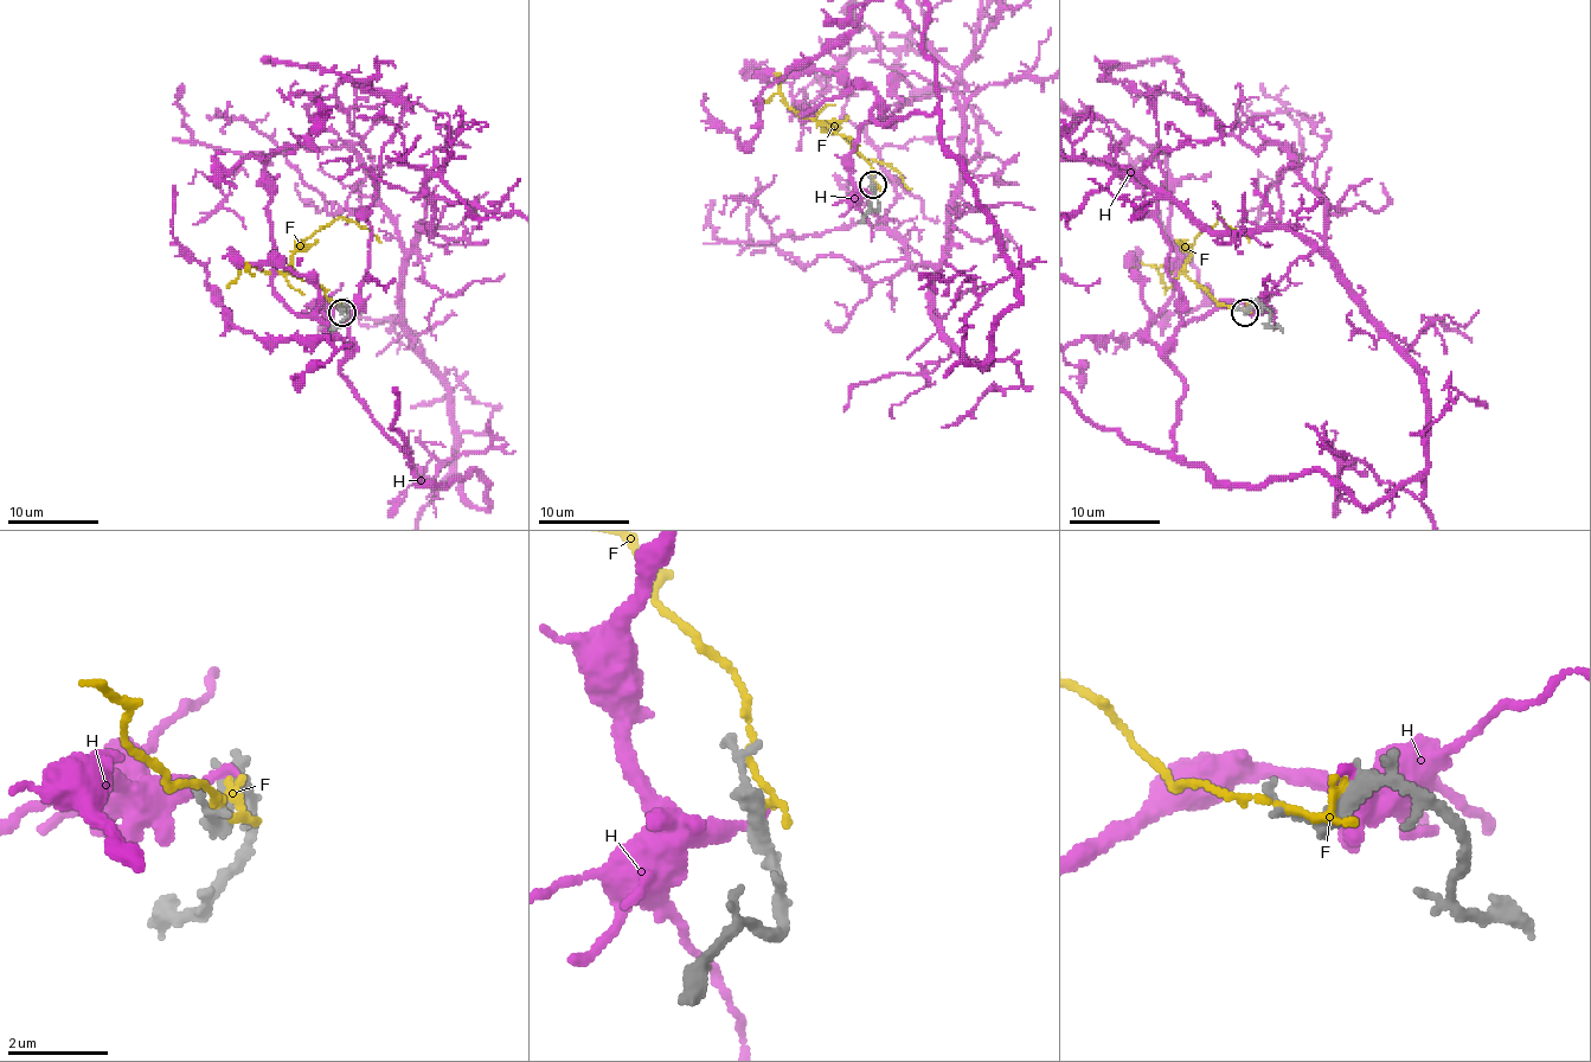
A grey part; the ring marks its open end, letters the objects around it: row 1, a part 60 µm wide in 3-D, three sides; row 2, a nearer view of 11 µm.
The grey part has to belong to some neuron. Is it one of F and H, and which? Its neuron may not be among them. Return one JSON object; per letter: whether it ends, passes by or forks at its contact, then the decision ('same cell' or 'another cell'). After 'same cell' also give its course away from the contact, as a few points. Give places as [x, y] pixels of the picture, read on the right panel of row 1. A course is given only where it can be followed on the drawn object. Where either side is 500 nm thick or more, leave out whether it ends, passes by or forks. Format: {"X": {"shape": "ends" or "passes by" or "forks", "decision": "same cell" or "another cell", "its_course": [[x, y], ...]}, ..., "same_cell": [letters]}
{"F": {"shape": "ends", "decision": "another cell"}, "H": {"shape": "ends", "decision": "another cell"}, "same_cell": []}

